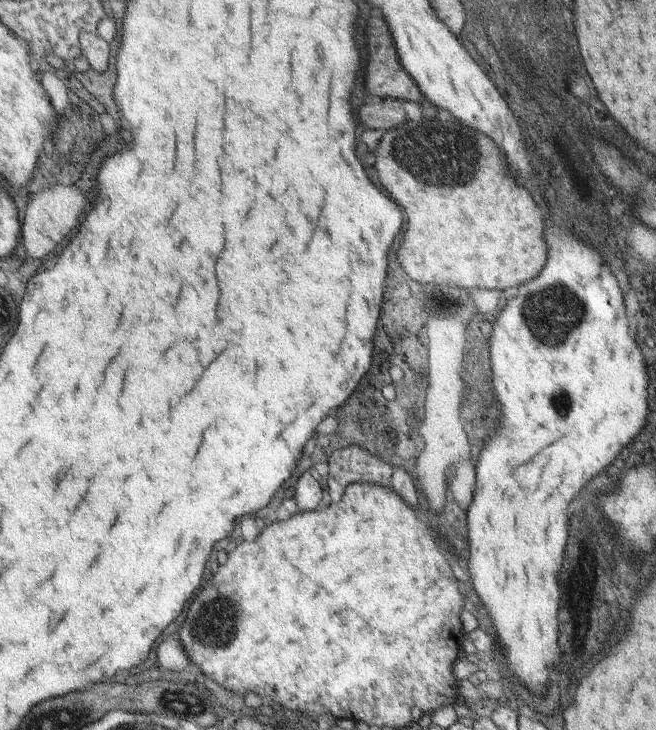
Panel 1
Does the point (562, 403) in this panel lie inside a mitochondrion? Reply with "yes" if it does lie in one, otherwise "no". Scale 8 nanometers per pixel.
yes

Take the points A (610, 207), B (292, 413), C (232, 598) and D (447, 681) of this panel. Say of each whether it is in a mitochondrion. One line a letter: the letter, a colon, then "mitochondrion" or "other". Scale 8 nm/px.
A: other
B: mitochondrion
C: mitochondrion
D: mitochondrion

